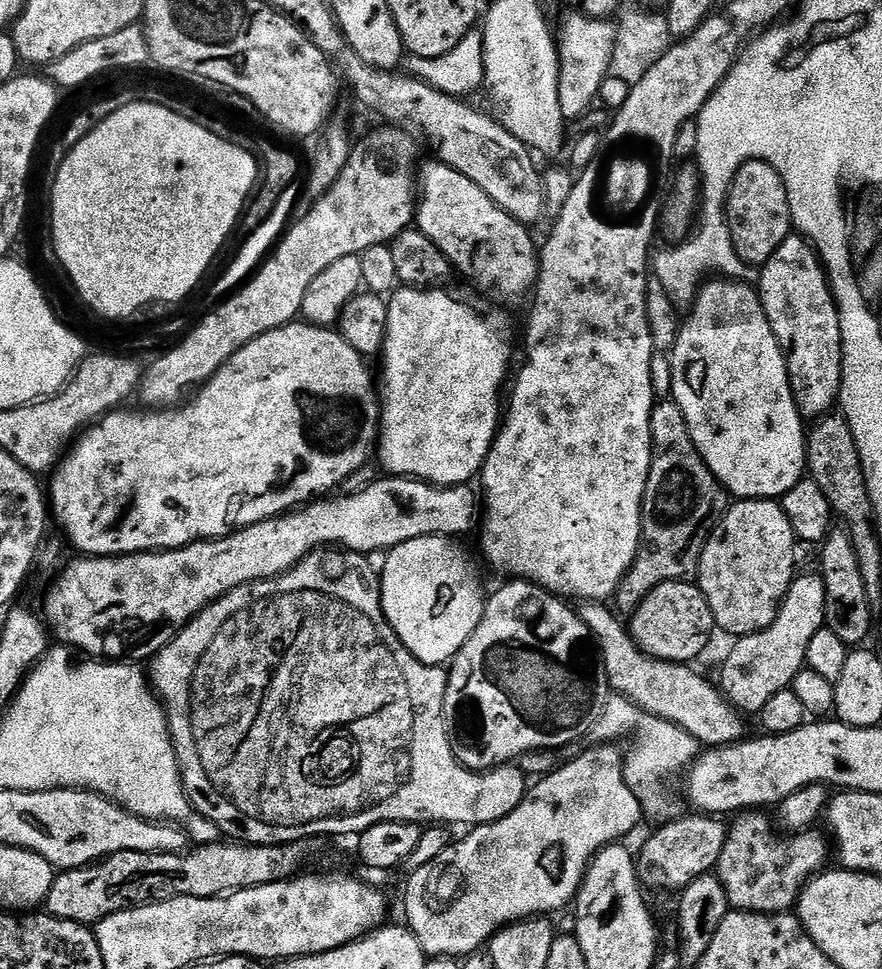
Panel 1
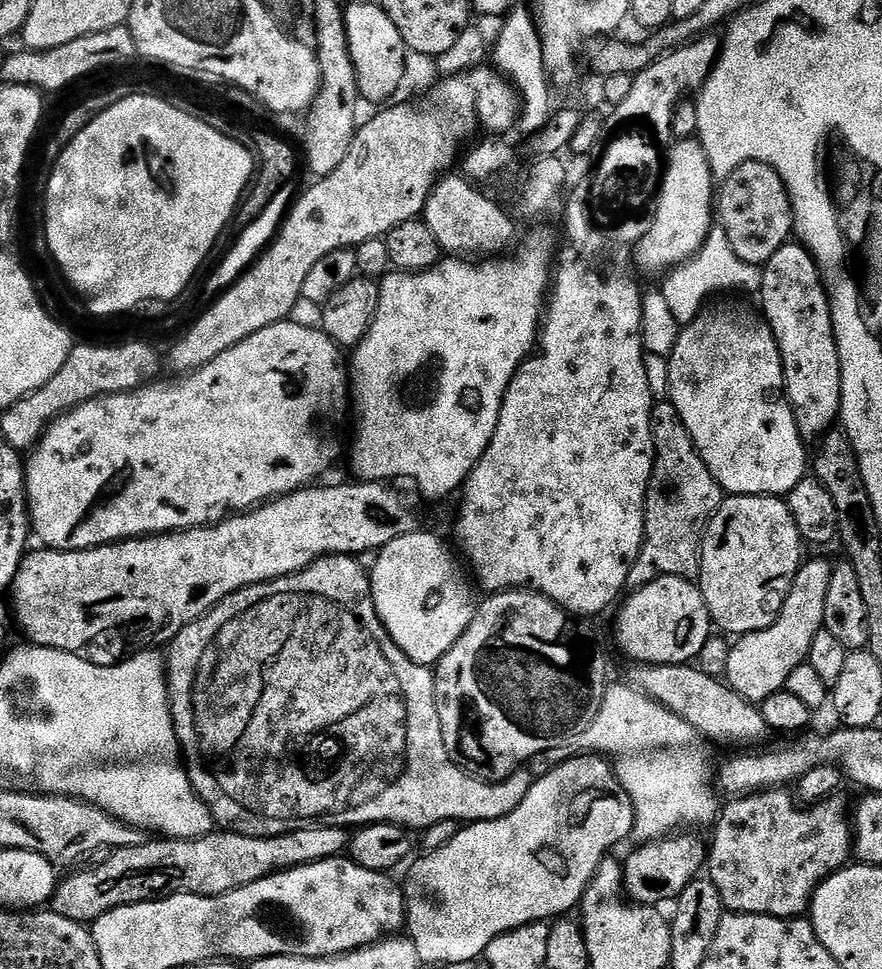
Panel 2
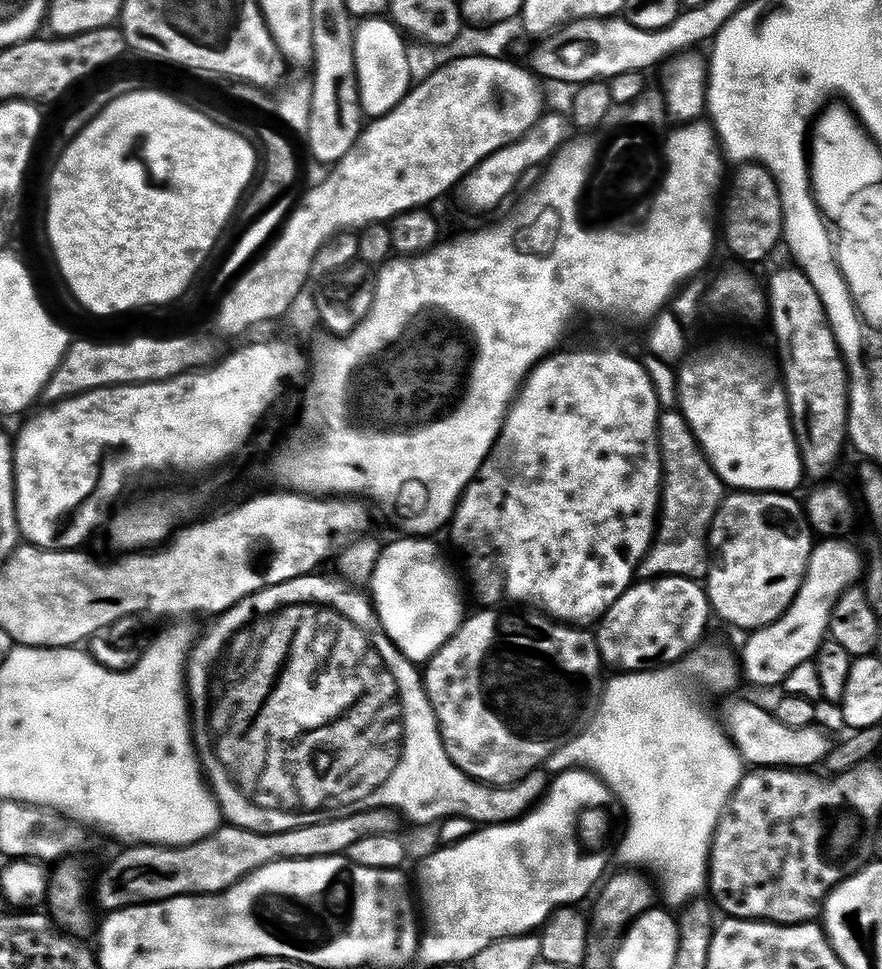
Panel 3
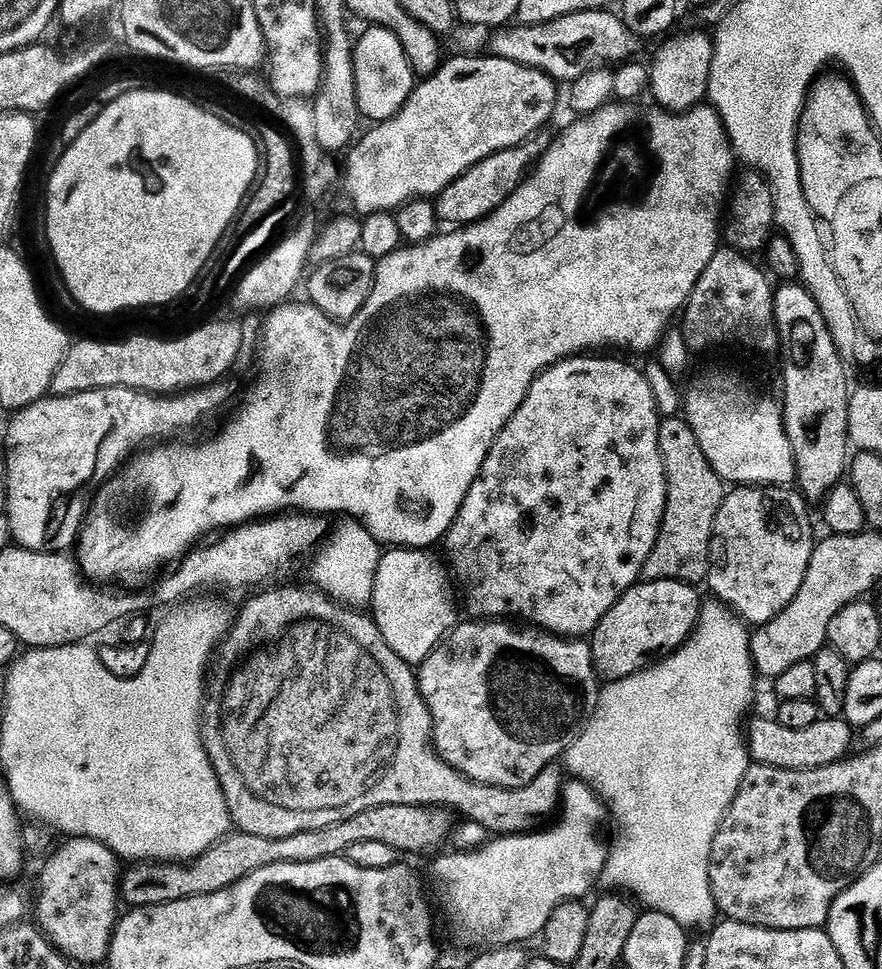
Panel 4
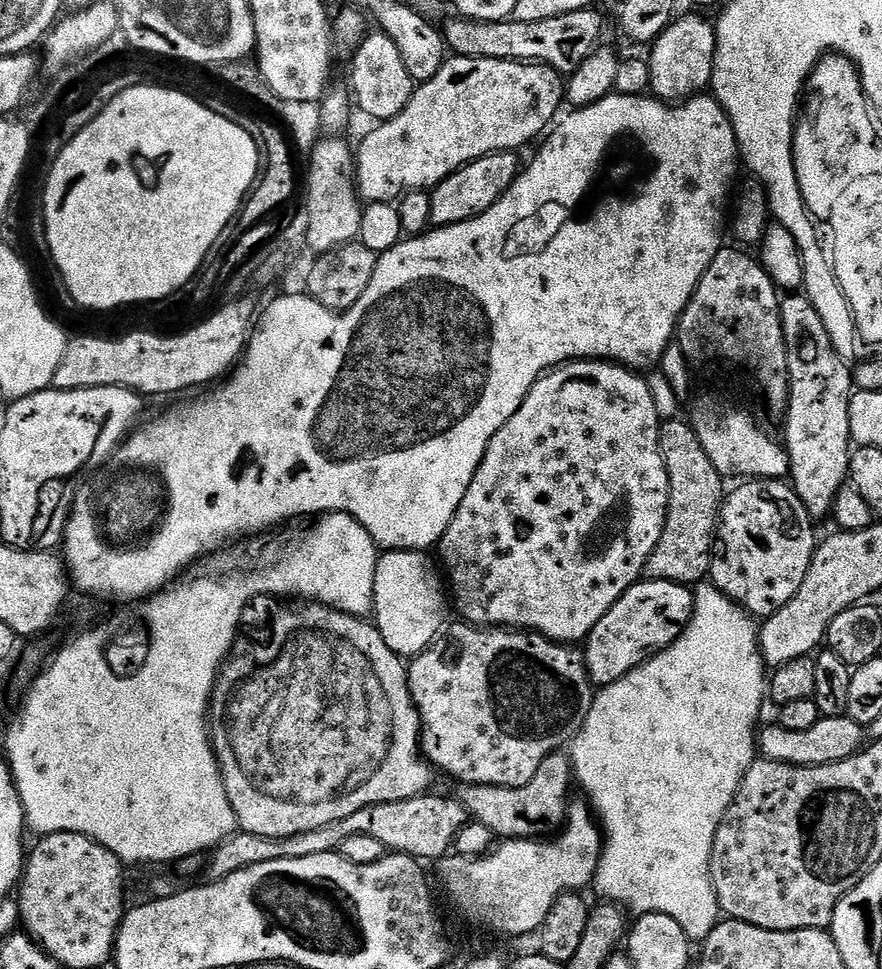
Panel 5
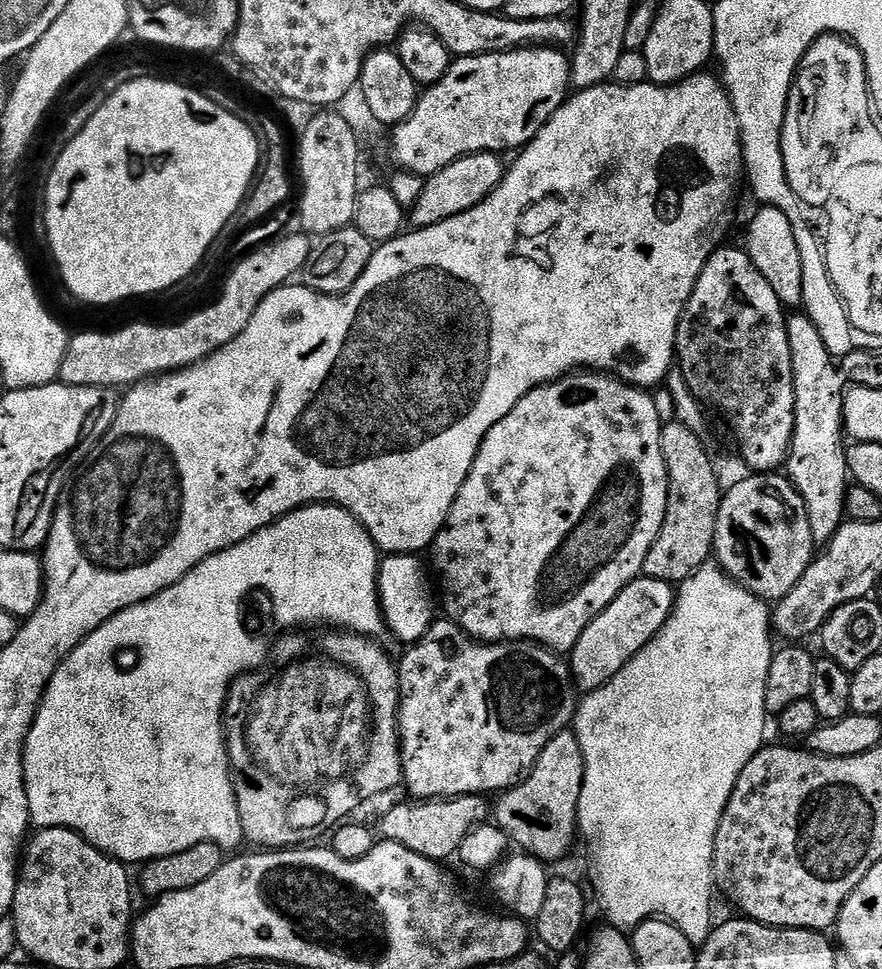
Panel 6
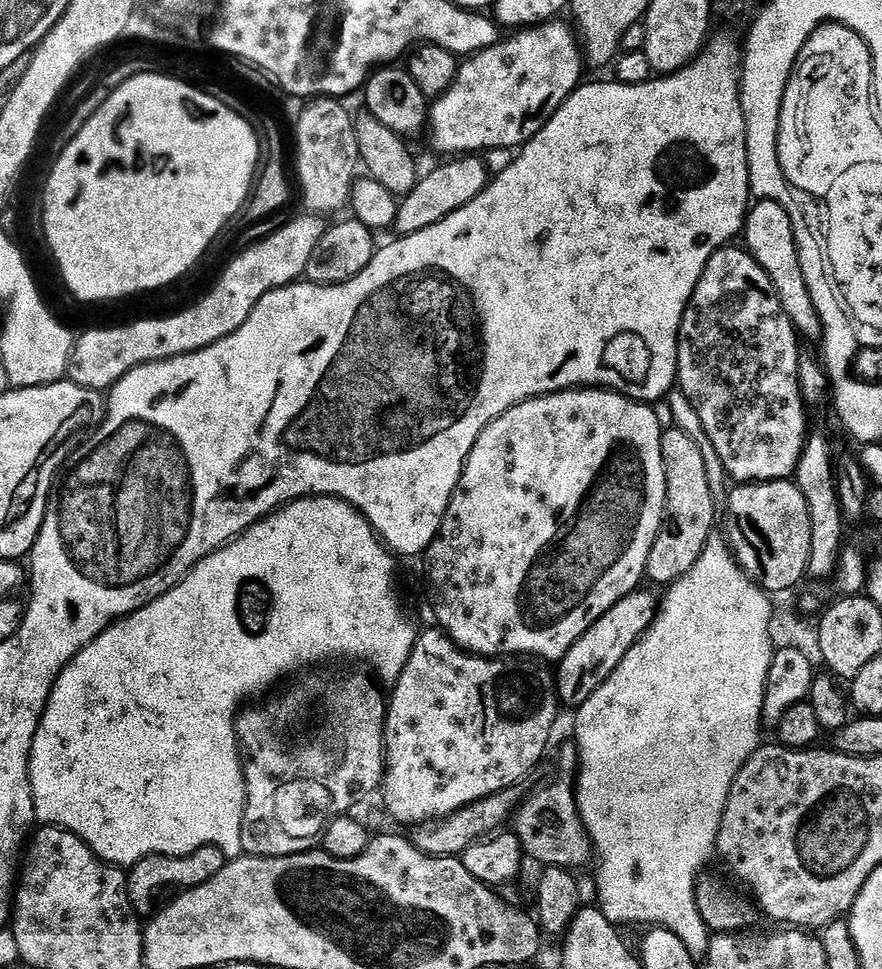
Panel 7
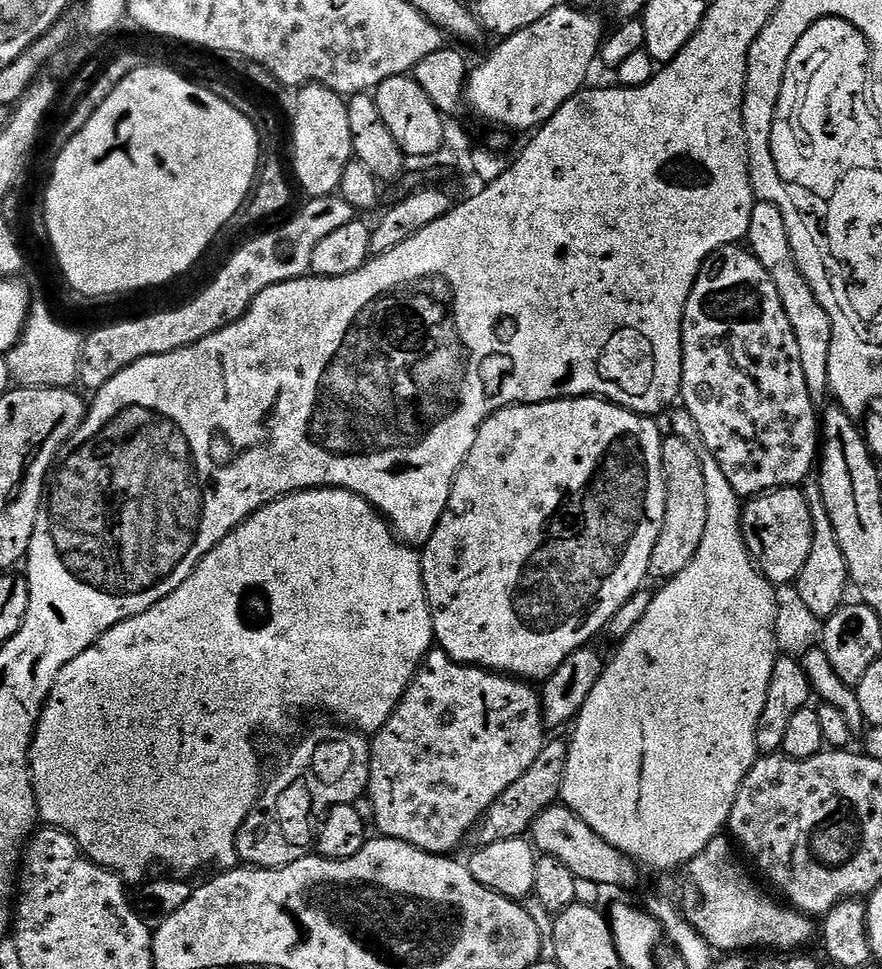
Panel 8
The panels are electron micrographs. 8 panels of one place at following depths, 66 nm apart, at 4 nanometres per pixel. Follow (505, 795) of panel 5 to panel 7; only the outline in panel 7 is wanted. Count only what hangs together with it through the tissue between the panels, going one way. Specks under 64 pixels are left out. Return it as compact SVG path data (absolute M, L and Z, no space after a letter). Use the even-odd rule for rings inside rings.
M568 742L560 748L560 776L549 782L545 788L537 792L529 791L516 810L514 817L514 833L520 839L523 855L534 859L540 866L549 868L567 868L577 870L588 859L593 859L592 840L584 828L584 820L580 817L580 807L576 805L576 789L573 777L580 767L580 753L575 743Z

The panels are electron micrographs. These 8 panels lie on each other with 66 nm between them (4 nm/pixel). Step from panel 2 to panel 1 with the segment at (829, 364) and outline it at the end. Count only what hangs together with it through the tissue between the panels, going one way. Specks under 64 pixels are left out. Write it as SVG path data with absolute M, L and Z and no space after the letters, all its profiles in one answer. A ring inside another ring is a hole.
M791 234L774 250L774 254L770 255L769 260L759 271L760 301L766 310L770 330L774 330L774 338L778 338L780 348L784 352L796 408L804 418L809 418L808 416L819 418L831 413L840 399L844 355L842 354L842 330L836 300L832 296L832 288L828 285L828 273L824 265L820 263L820 253L803 236Z

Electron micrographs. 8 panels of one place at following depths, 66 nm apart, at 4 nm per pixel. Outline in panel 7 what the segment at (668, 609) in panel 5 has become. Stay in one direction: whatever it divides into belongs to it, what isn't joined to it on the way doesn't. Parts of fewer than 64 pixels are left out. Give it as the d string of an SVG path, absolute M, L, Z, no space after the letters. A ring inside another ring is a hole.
M637 590L630 593L626 598L622 598L570 650L561 660L558 661L558 667L555 669L556 695L559 696L561 705L572 707L572 710L579 709L581 704L585 704L594 694L594 690L614 670L618 670L618 662L630 654L630 650L642 638L642 634L652 625L658 611L658 596L652 592Z

